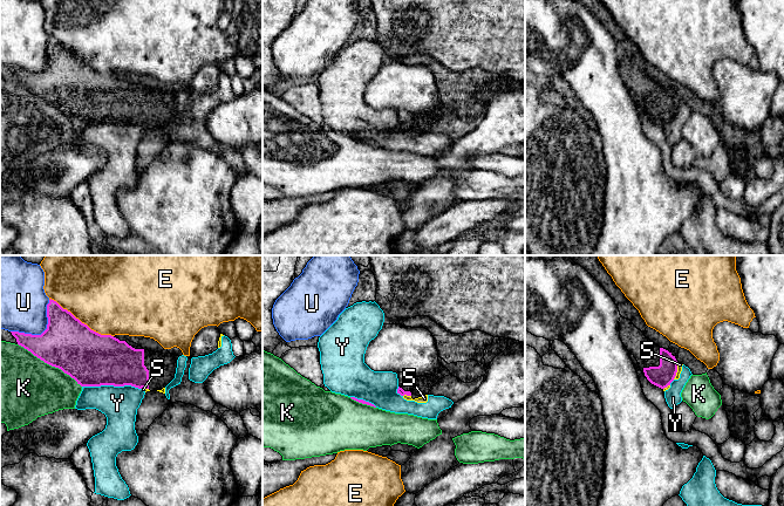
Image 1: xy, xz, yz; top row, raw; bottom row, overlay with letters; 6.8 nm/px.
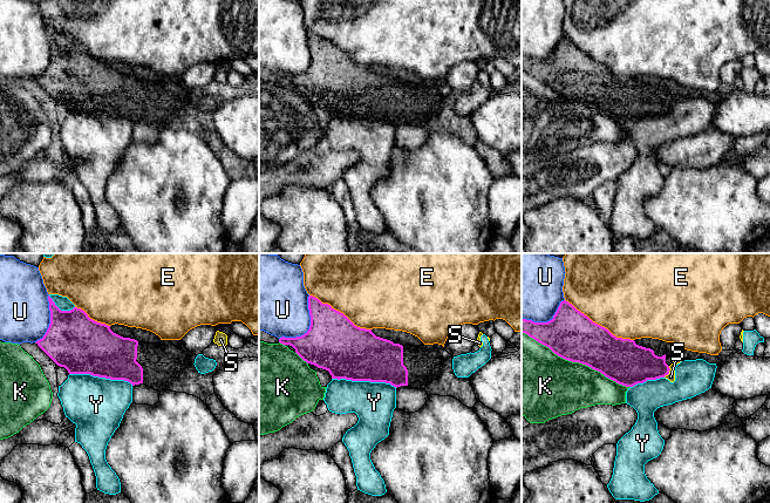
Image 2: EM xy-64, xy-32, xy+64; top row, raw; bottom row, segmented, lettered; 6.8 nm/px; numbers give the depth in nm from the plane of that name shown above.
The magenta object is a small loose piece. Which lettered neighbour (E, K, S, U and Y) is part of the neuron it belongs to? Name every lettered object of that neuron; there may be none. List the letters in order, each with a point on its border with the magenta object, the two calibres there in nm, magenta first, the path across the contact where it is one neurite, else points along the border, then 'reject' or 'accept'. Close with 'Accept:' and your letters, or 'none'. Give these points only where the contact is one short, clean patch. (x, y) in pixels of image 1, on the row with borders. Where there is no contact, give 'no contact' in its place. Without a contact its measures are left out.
E: meets magenta in xy at (80, 321); 360 nm thick on the magenta side, 500 nm on the other; reject
K: meets magenta in xy at (49, 364); 360 nm thick on the magenta side, 460 nm on the other; reject
S: meets magenta in yz at (676, 371); 150 nm thick on the magenta side, 30 nm on the other; border along yz (679, 363), (676, 375), (673, 378); reject
U: meets magenta in xy at (43, 332); 360 nm thick on the magenta side, 360 nm on the other; reject
Y: meets magenta in xy at (111, 384); 360 nm thick on the magenta side, 240 nm on the other; reject
Accept: none

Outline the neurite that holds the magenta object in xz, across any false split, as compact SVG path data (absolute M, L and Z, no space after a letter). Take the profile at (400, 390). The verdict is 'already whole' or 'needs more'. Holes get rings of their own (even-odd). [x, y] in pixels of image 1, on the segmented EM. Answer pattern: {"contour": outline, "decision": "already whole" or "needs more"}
{"contour": "M441 365L439 371L436 376L427 375L414 377L414 390L404 391L402 388L398 387L397 394L401 396L410 396L413 399L429 395L430 389L434 384L436 384L441 378L451 375L450 371Z", "decision": "needs more"}

